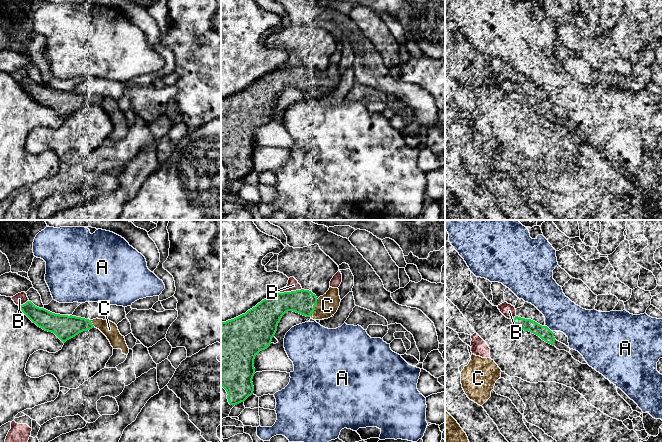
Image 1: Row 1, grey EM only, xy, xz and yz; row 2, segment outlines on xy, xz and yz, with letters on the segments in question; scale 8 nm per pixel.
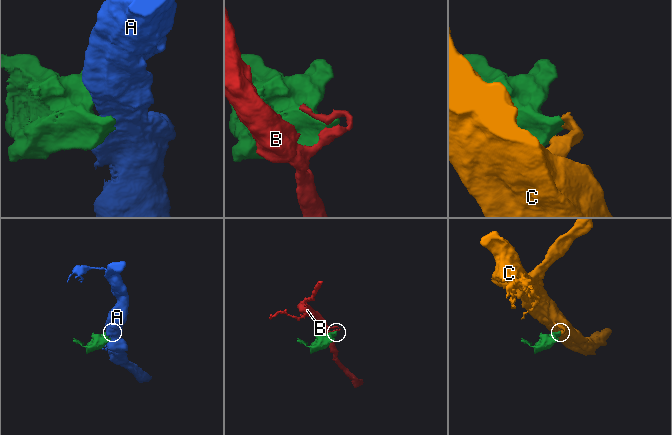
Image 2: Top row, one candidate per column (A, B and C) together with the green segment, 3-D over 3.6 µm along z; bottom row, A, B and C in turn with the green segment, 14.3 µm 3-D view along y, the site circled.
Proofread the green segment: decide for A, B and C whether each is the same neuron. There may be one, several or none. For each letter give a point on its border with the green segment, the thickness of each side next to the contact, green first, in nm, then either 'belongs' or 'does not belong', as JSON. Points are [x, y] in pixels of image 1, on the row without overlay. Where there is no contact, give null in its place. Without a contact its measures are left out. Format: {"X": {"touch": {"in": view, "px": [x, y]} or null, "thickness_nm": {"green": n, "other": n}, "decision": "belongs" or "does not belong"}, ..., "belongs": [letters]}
{"A": {"touch": {"in": "yz", "px": [548, 104]}, "thickness_nm": {"green": 100, "other": 280}, "decision": "does not belong"}, "B": {"touch": {"in": "xz", "px": [291, 67]}, "thickness_nm": {"green": 220, "other": 90}, "decision": "does not belong"}, "C": {"touch": {"in": "xz", "px": [314, 83]}, "thickness_nm": {"green": 190, "other": 180}, "decision": "belongs"}, "belongs": ["C"]}

